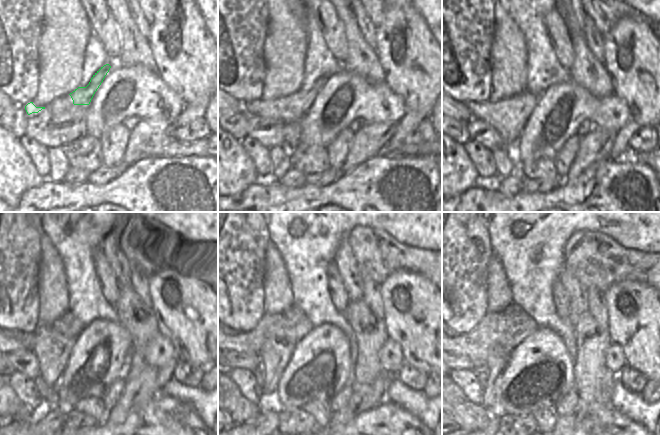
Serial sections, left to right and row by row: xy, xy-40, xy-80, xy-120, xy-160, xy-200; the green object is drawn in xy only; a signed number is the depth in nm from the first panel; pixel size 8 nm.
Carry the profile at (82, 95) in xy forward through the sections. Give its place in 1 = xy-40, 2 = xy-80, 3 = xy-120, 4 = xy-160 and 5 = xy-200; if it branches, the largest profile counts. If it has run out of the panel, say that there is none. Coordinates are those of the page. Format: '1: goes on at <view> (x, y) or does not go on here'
1: goes on at xy-40 (293, 108)
2: goes on at xy-80 (508, 116)
3: goes on at xy-120 (52, 349)
4: goes on at xy-160 (275, 354)
5: goes on at xy-200 (498, 358)

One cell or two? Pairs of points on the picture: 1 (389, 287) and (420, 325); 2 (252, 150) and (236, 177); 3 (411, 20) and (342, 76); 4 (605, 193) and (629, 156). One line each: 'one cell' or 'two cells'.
1: one cell
2: two cells
3: two cells
4: two cells

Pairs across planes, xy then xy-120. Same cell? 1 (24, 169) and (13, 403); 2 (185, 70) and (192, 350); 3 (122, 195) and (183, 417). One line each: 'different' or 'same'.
1: same
2: same
3: same

